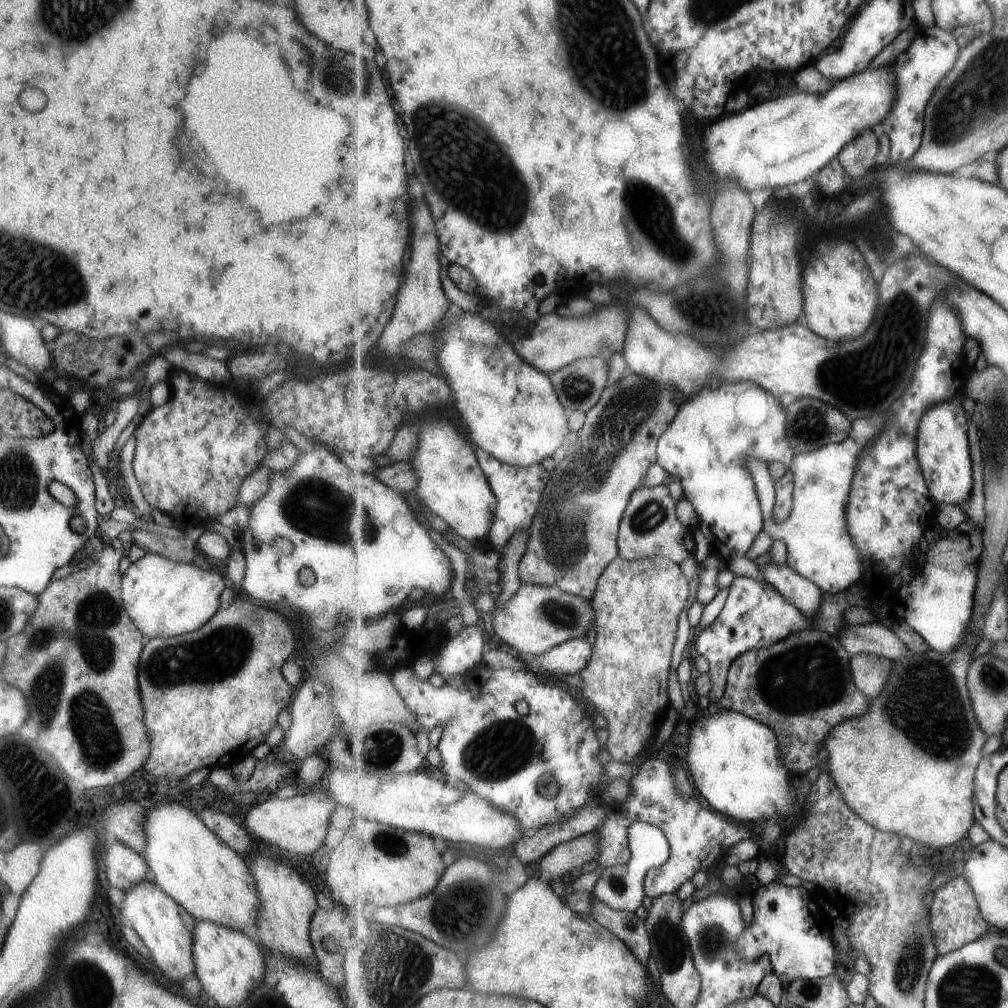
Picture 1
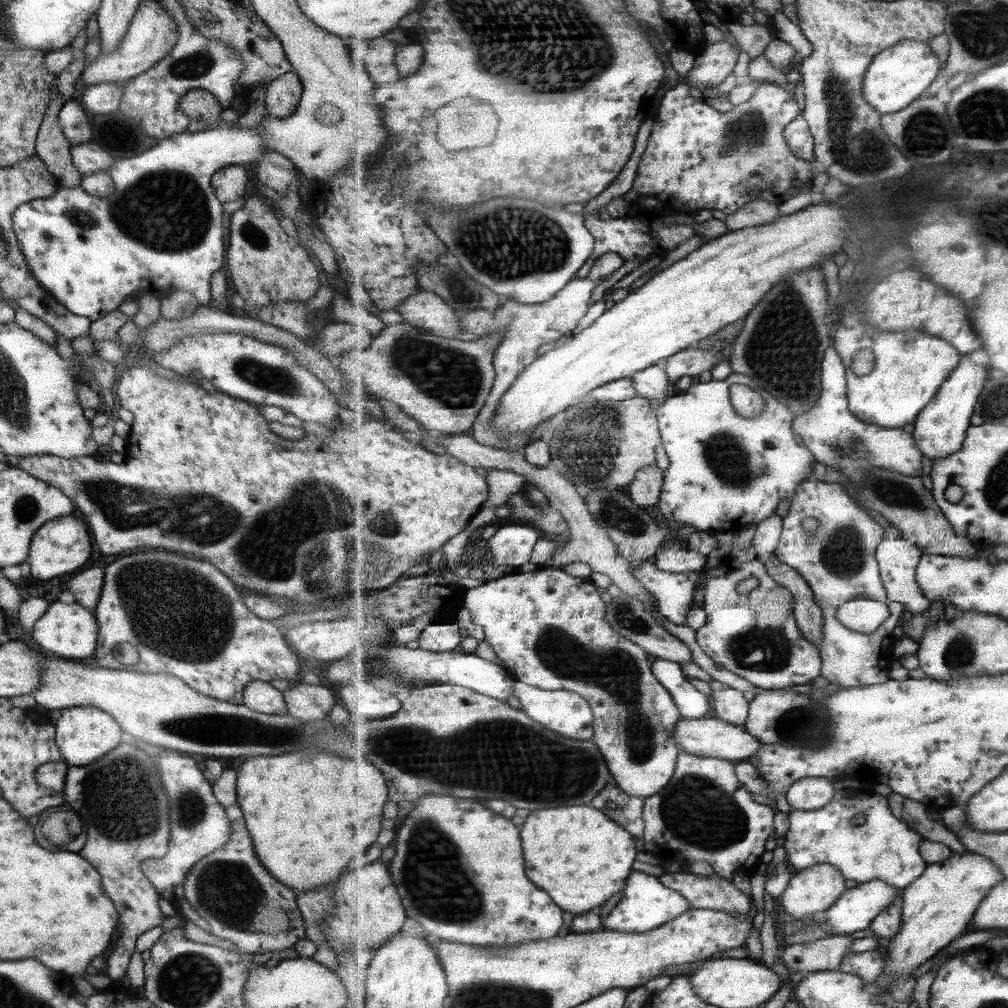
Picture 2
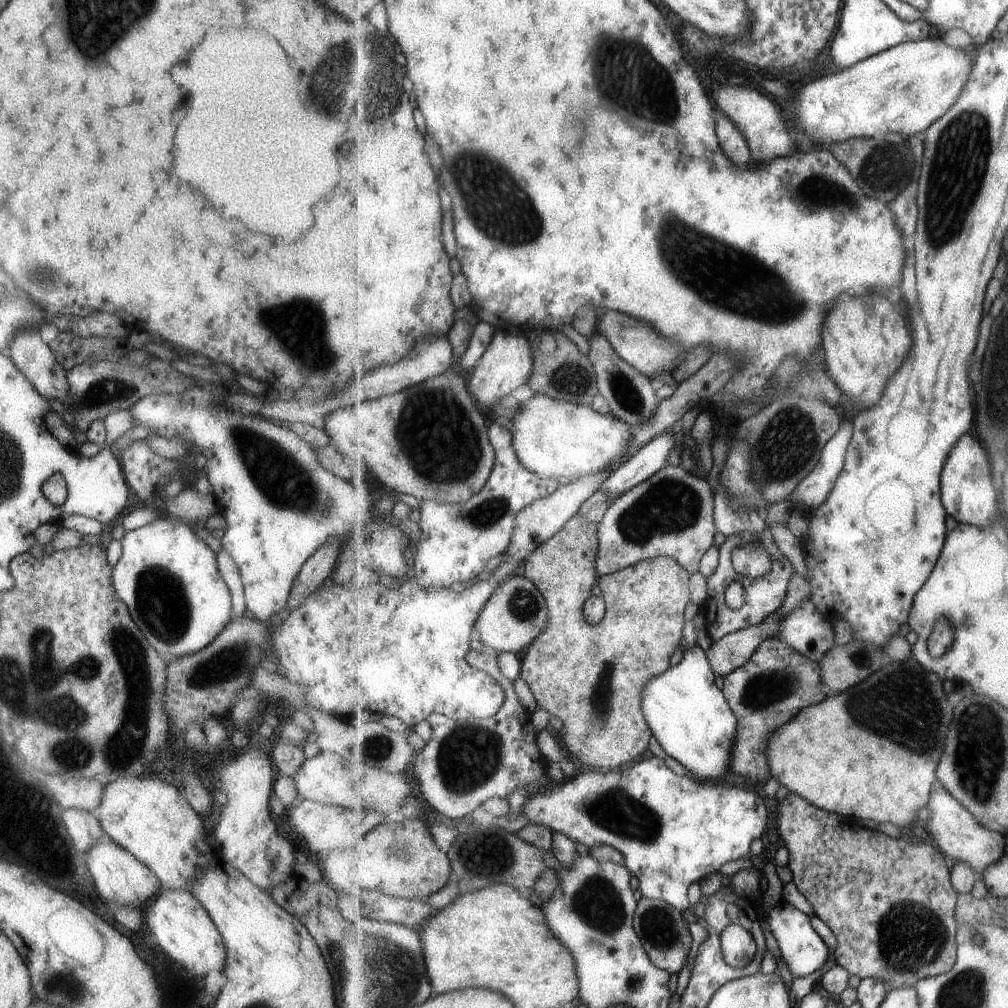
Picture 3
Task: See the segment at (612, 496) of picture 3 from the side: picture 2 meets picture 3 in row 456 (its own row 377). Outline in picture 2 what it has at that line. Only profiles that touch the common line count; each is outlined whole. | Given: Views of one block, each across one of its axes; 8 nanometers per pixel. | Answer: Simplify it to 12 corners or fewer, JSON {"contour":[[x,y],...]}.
{"contour":[[663,363],[631,376],[638,397],[664,400],[675,392]]}

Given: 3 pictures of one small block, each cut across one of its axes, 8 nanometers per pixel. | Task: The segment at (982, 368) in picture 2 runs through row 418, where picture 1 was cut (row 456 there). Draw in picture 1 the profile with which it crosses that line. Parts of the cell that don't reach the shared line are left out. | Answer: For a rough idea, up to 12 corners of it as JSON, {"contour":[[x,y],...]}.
{"contour":[[955,396],[920,422],[930,495],[963,506],[973,490],[969,420]]}

